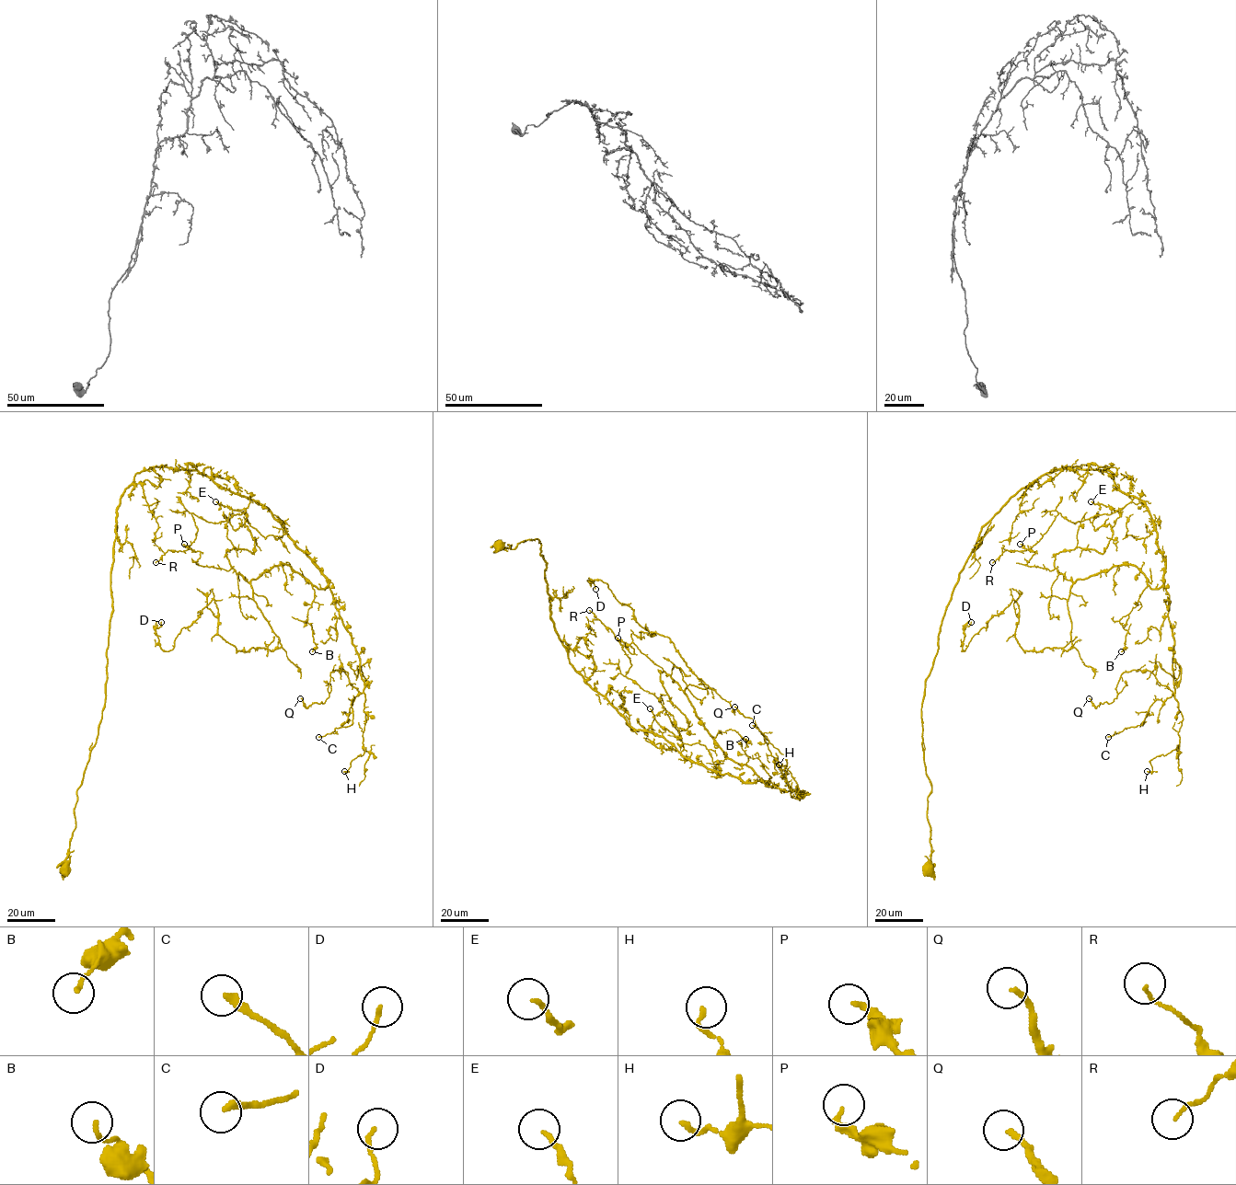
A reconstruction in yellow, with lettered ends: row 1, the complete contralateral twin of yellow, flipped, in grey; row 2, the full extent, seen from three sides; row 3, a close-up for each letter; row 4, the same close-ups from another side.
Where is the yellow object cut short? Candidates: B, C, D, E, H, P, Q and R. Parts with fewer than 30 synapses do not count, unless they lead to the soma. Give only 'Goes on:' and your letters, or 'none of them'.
Goes on: none of them

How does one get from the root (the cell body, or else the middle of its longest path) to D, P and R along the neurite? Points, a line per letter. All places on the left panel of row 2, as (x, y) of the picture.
D: (64, 868), (135, 475), (262, 504), (328, 583), (250, 581), (271, 650), (213, 599), (168, 651), (161, 622)
P: (64, 868), (135, 475), (196, 469), (262, 504), (328, 584), (286, 564), (248, 581), (184, 544)
R: (64, 868), (104, 705), (120, 499), (157, 466), (248, 499), (217, 523), (192, 512), (189, 548), (155, 562)

